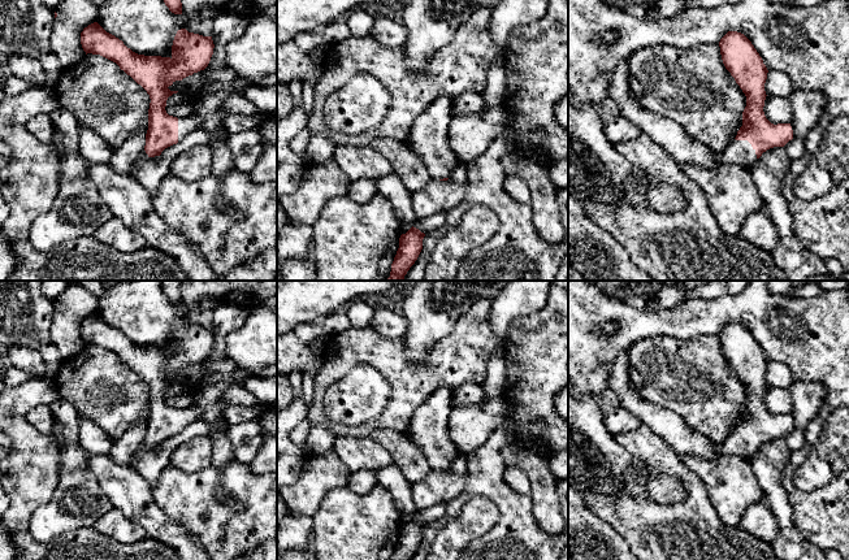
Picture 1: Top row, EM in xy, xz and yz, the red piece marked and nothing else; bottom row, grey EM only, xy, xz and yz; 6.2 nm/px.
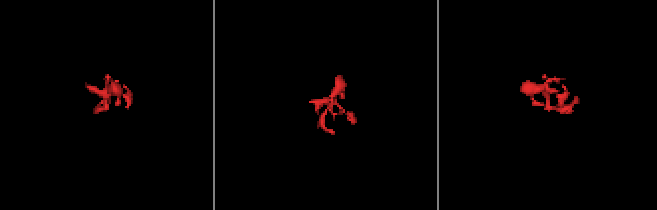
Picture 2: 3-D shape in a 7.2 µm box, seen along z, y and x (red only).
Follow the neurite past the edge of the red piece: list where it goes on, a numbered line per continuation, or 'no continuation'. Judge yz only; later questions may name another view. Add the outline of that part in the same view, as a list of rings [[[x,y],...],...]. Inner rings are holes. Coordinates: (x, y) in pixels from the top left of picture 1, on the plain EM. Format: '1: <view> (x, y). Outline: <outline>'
1: yz (668, 425). Outline: [[[628,351],[620,353],[611,366],[608,387],[615,392],[620,407],[637,414],[644,425],[666,439],[679,455],[698,459],[737,456],[750,460],[758,451],[748,431],[733,430],[723,444],[716,447],[692,430],[677,413],[642,400],[628,379]]]

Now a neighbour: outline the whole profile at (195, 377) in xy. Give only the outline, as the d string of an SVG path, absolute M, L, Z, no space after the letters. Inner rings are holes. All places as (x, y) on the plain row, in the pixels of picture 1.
M225 356L224 360L215 363L207 370L204 369L204 364L204 361L200 361L183 369L182 372L176 372L168 379L170 382L178 382L189 386L196 391L203 386L220 382L226 378L231 379L234 383L242 385L242 382L250 377L250 374L229 356Z

